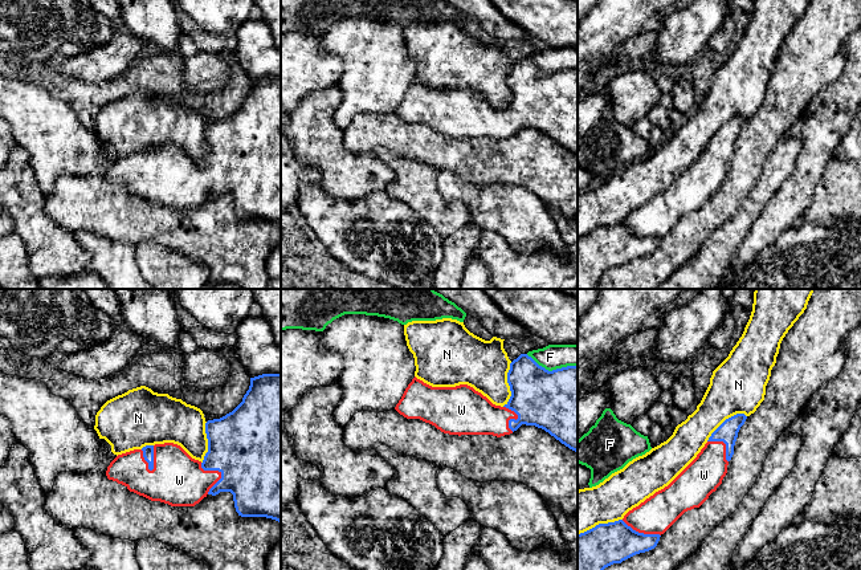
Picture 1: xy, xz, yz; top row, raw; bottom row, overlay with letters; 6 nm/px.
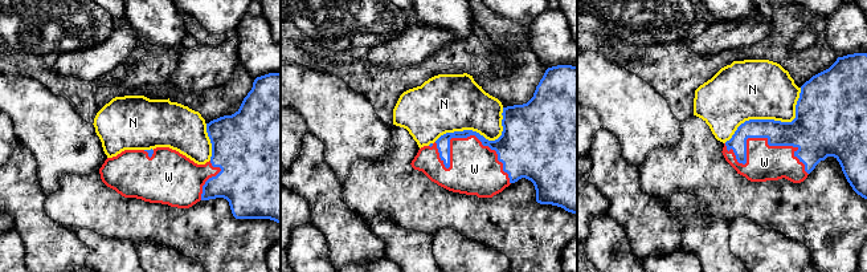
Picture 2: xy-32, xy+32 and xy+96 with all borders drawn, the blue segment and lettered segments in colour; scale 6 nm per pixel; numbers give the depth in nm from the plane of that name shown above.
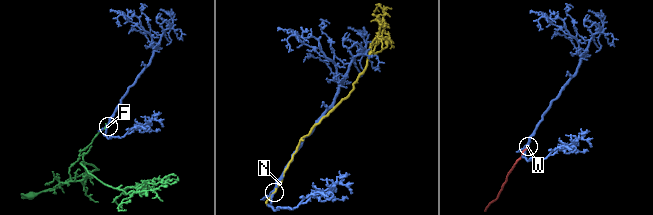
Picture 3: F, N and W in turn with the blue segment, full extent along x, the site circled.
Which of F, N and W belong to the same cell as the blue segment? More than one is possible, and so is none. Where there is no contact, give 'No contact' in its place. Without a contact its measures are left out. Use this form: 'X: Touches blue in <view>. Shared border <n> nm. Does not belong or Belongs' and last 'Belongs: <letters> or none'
F: Touches blue in xz. Shared border 320 nm. Does not belong
N: Touches blue in xz. Shared border 280 nm. Does not belong
W: Touches blue in xy. Shared border 160 nm. Belongs
Belongs: W

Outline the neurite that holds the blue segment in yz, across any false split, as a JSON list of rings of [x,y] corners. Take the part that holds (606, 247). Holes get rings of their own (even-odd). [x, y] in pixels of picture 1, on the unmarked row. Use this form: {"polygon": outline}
{"polygon": [[[736,117],[726,122],[709,141],[697,160],[664,192],[656,195],[623,223],[599,227],[578,237],[578,289],[596,289],[603,273],[613,266],[654,252],[660,240],[687,213],[699,211],[717,194],[727,176],[734,148],[747,119]]]}

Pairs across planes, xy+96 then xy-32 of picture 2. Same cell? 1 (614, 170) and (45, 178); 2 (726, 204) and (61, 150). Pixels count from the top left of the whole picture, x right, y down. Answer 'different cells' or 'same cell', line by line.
1: different cells
2: different cells

